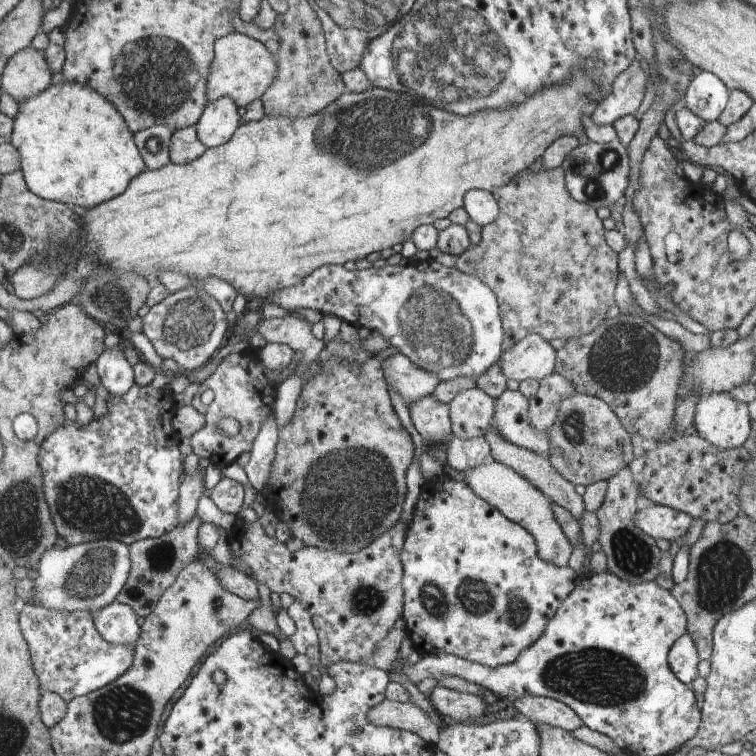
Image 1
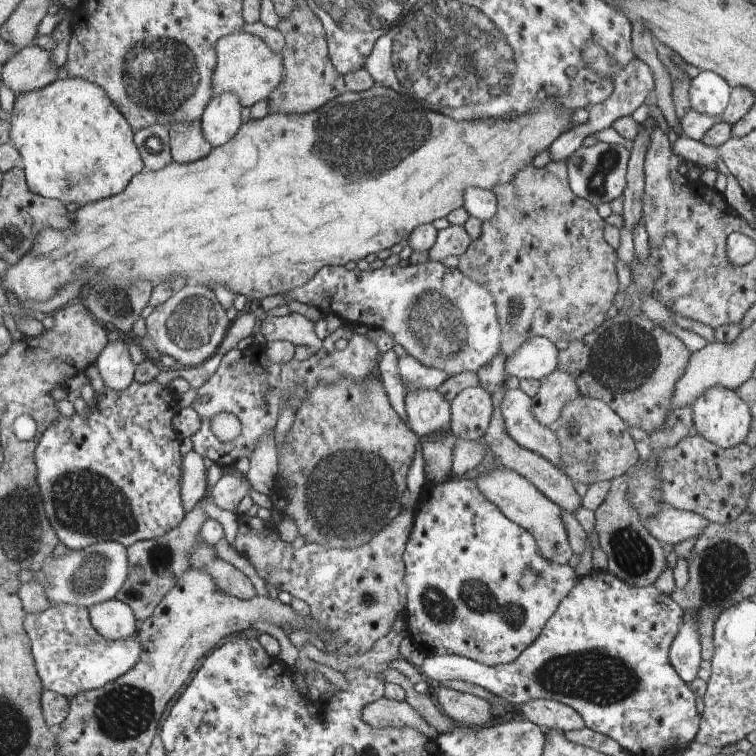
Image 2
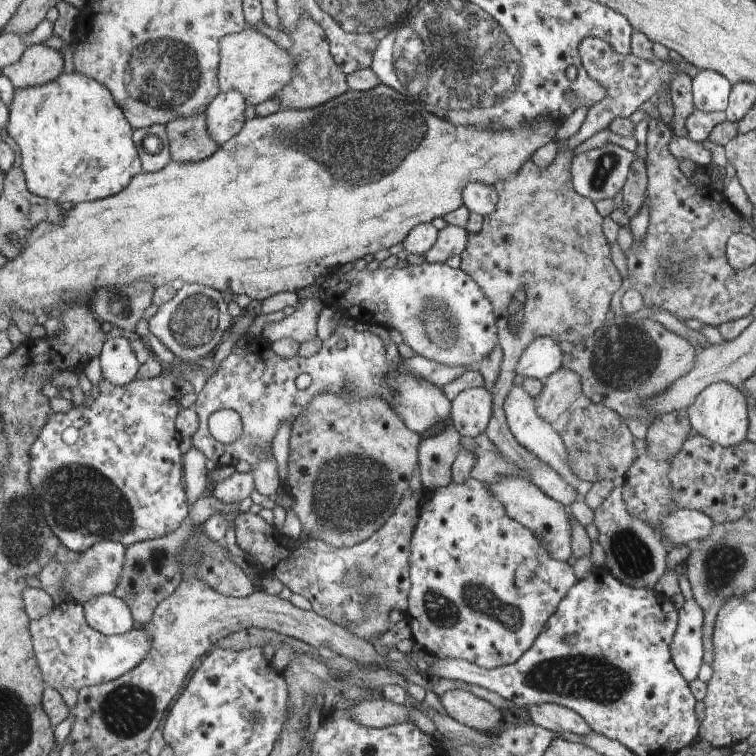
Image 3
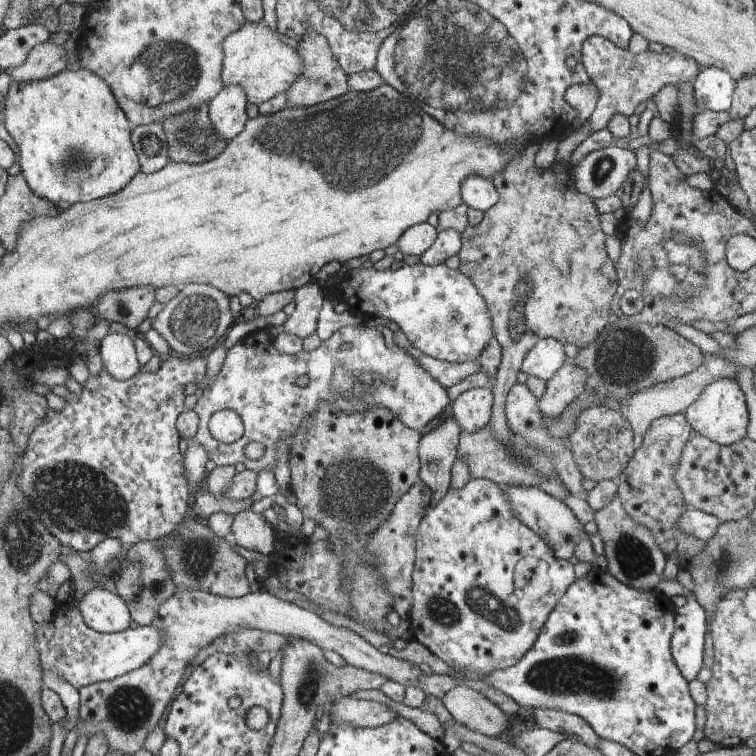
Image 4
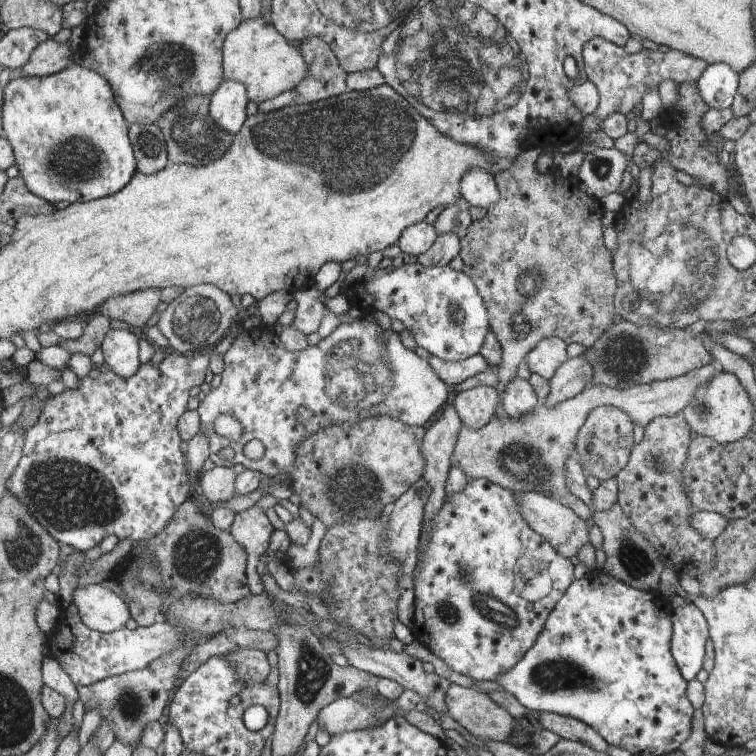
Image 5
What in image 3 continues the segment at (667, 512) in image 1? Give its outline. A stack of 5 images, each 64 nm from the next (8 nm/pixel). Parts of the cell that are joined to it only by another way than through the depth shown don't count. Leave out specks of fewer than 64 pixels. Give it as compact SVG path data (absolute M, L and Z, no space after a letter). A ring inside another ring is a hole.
M677 508L663 523L662 534L677 545L702 540L714 528L714 520L697 509Z

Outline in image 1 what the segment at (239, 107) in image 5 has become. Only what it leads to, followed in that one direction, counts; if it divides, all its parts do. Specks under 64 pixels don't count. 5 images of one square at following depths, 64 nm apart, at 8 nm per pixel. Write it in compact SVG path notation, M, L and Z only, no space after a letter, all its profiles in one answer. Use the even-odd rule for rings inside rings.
M224 96L207 104L202 118L195 124L199 138L207 148L227 143L238 130L240 118L236 102Z

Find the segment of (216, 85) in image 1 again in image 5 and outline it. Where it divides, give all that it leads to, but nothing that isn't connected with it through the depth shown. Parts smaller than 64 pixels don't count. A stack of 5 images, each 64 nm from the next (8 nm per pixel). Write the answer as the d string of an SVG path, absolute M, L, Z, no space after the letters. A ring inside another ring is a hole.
M264 16L244 20L243 24L227 37L224 44L224 78L246 85L252 102L260 104L278 97L281 93L292 91L308 76L308 70L308 61L300 48L289 44L287 38Z

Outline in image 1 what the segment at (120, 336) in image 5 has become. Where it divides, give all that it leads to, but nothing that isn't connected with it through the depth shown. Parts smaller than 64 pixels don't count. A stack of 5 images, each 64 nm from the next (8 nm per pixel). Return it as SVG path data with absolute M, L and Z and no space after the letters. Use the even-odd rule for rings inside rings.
M118 345L108 348L96 360L97 372L102 386L108 390L111 396L126 394L134 384L134 370L126 356L123 346Z

